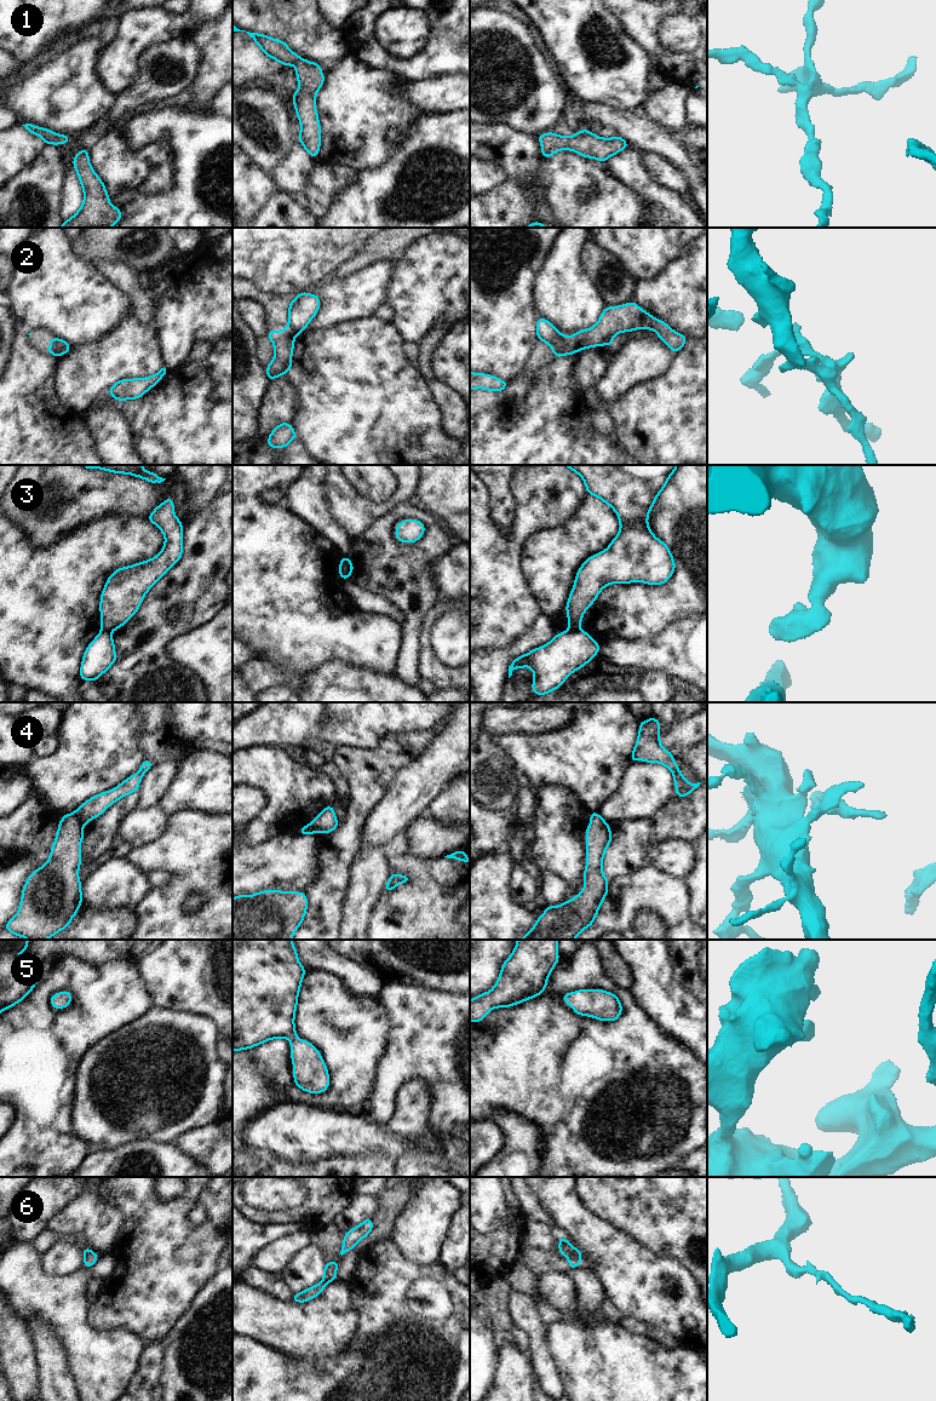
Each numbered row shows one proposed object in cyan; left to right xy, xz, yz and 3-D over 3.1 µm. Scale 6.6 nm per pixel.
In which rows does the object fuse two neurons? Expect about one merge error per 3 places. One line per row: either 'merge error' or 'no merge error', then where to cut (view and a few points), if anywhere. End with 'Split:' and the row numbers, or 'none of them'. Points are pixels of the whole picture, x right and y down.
1: no merge error | no cut
2: merge error | yz (569, 338), (569, 351), (572, 354)
3: merge error | xy (102, 629), (110, 633)
4: merge error | xy (72, 814), (82, 825)
5: no merge error | no cut
6: no merge error | no cut
Split: 2, 3, 4

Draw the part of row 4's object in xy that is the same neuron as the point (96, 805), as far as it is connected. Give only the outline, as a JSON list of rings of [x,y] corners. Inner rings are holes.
[[[143,759],[137,774],[131,775],[113,790],[91,797],[73,813],[73,816],[75,816],[82,826],[88,823],[122,797],[137,792],[143,775],[151,768],[151,762]]]

